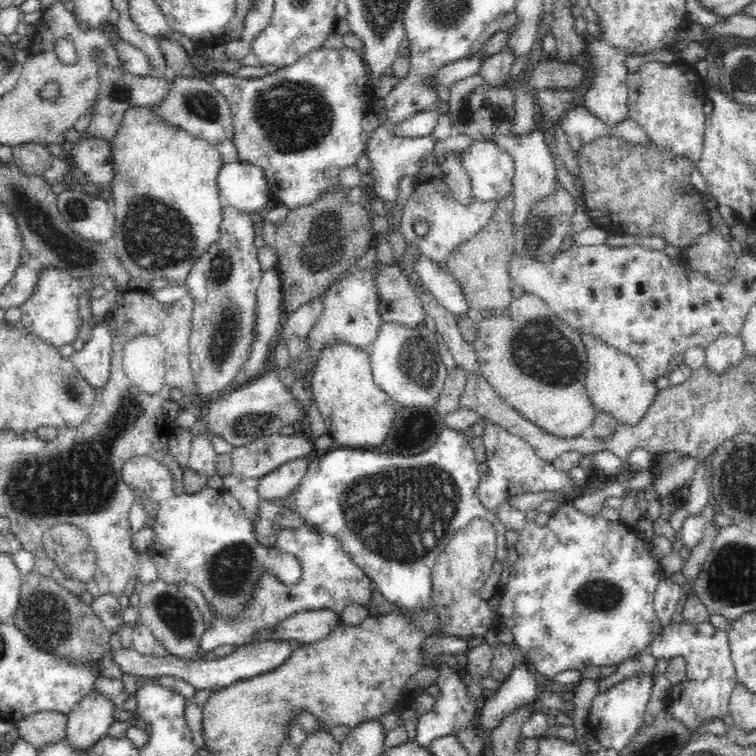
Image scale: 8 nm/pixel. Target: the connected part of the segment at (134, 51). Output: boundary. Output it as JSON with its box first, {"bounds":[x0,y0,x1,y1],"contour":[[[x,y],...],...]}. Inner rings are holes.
{"bounds":[102,20,151,77],"contour":[[[106,20],[102,26],[103,34],[106,34],[107,38],[115,43],[115,52],[122,63],[122,68],[133,76],[150,77],[151,62],[149,62],[148,56],[141,49],[119,38],[116,35],[116,28],[113,26],[109,20]]]}

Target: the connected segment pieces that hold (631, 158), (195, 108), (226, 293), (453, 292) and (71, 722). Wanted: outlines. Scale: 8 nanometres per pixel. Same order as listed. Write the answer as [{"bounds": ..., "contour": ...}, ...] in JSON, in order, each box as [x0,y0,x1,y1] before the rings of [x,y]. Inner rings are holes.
[{"bounds":[577,135,711,251],"contour":[[[604,135],[596,138],[594,142],[585,143],[578,150],[577,162],[584,183],[582,191],[585,211],[594,226],[602,227],[611,235],[613,233],[658,234],[664,237],[666,244],[682,251],[693,245],[698,236],[711,229],[710,211],[706,208],[703,195],[691,183],[694,162],[687,157],[675,155],[654,144],[644,147],[620,137]]]},{"bounds":[151,74,239,164],"contour":[[[169,74],[165,79],[165,91],[160,100],[152,102],[151,114],[179,127],[192,136],[204,139],[220,153],[222,164],[239,160],[234,144],[234,125],[231,110],[226,97],[214,87],[210,76],[196,77],[185,74]]]},{"bounds":[184,207,263,399],"contour":[[[224,207],[221,235],[216,243],[198,258],[190,269],[184,284],[187,292],[193,298],[193,311],[191,312],[191,333],[189,338],[189,366],[192,366],[197,391],[201,398],[210,399],[220,396],[229,390],[232,379],[240,372],[244,362],[250,356],[250,344],[254,340],[254,324],[256,324],[256,292],[260,286],[263,275],[258,264],[258,248],[254,246],[256,228],[249,214],[244,214],[234,207]]]},{"bounds":[414,259,470,315],"contour":[[[426,259],[423,263],[416,264],[414,269],[440,306],[454,315],[468,314],[468,308],[470,308],[468,299],[460,287],[460,283],[454,279],[454,275],[449,269],[440,267],[432,259]]]},{"bounds":[67,690,116,752],"contour":[[[92,690],[67,714],[67,744],[76,752],[94,746],[100,738],[108,735],[116,708],[106,696]]]}]

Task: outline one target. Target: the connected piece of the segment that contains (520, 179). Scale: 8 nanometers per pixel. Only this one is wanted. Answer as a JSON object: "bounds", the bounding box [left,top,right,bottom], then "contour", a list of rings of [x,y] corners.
{"bounds":[493,130,559,227],"contour":[[[532,130],[528,136],[494,135],[493,141],[500,147],[502,152],[508,153],[513,158],[515,175],[513,176],[512,196],[514,209],[512,212],[511,223],[514,227],[519,227],[526,222],[530,216],[530,210],[535,201],[542,200],[555,188],[556,167],[559,161],[550,152],[544,134],[541,131]]]}

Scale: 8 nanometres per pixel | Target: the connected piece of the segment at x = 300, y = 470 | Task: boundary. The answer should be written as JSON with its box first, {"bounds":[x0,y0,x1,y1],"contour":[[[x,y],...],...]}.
{"bounds":[257,459,310,500],"contour":[[[297,459],[275,468],[273,472],[257,480],[257,492],[261,500],[287,499],[306,476],[310,459]]]}

